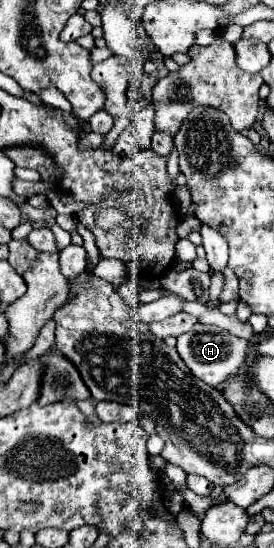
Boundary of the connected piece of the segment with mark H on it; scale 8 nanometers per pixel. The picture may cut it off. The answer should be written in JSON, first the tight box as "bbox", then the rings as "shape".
{"bbox":[177,323,247,387],"shape":[[[197,323],[193,331],[187,331],[185,335],[177,337],[177,353],[197,379],[205,381],[211,387],[219,387],[225,379],[229,379],[229,375],[233,375],[241,367],[247,355],[247,339],[235,337],[229,331],[219,329],[215,325]]]}

